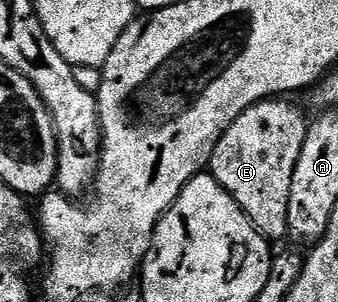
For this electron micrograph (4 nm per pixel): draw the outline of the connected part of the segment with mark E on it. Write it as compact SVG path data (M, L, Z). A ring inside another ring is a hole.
M267 100L248 107L220 136L220 144L210 157L208 173L222 185L224 192L240 204L240 208L252 220L252 224L267 240L286 238L288 234L288 196L292 196L292 172L296 172L296 160L304 148L308 118L290 100Z

